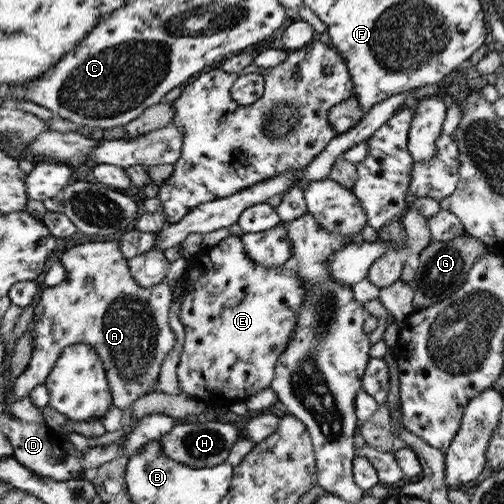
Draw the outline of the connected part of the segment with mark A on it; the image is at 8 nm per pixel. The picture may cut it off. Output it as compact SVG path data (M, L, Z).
M115 237L73 245L62 252L60 263L65 267L65 279L54 287L43 288L33 308L33 349L25 369L8 383L10 403L27 396L37 384L44 384L61 348L71 343L81 343L93 347L97 357L103 361L112 406L119 410L129 408L136 398L150 392L150 386L153 388L162 360L175 343L175 335L169 326L169 307L173 294L171 287L183 274L185 259L181 257L173 260L163 279L147 288L133 281Z

